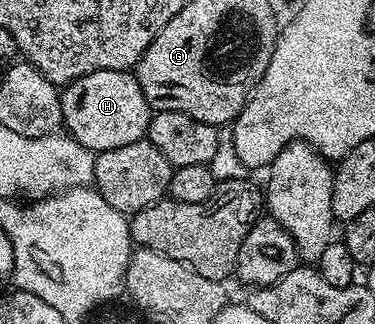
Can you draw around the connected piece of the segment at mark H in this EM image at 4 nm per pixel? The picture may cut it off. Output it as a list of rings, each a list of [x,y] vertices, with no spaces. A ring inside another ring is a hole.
[[[91,71],[91,75],[64,86],[60,94],[61,120],[68,136],[94,154],[111,151],[111,147],[127,147],[127,143],[140,141],[149,132],[151,110],[132,72]]]

